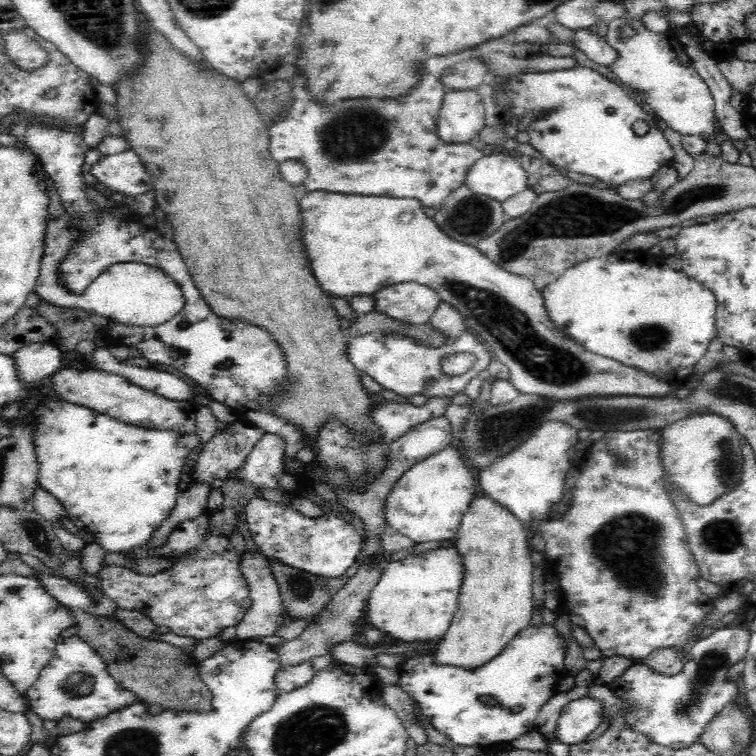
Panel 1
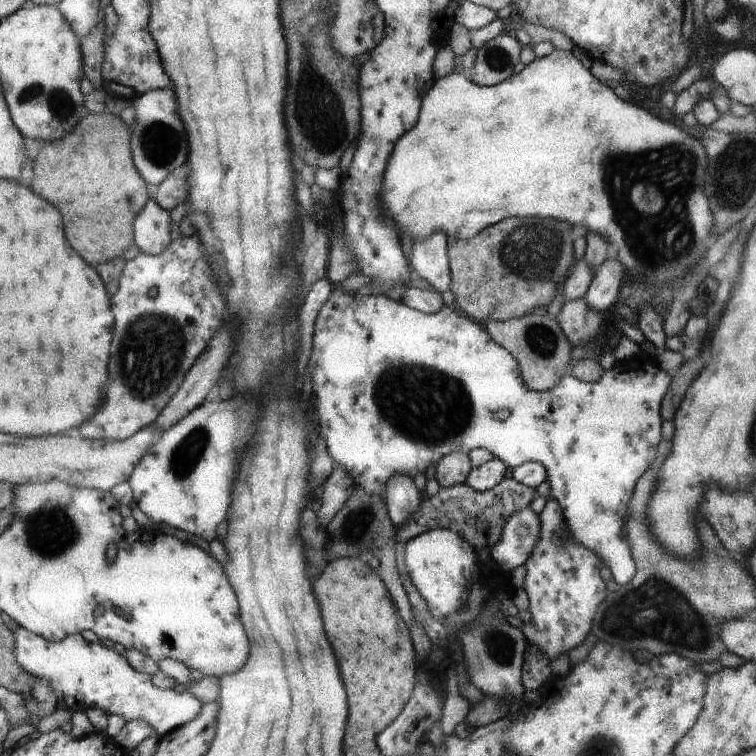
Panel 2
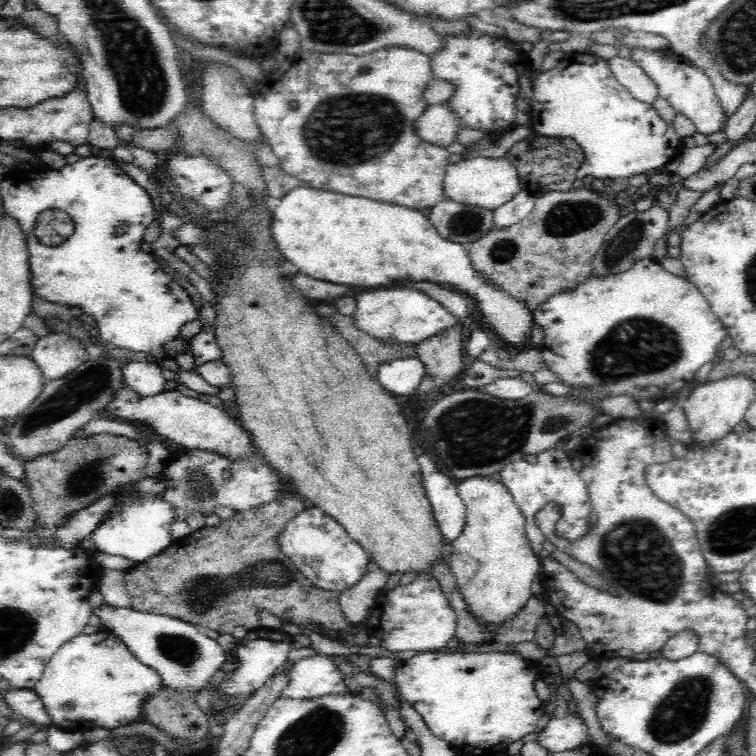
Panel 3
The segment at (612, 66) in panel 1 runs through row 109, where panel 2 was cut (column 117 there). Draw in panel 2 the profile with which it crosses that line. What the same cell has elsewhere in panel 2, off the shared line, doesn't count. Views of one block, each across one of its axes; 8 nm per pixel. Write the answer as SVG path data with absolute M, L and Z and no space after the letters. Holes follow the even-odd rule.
M24 627L18 628L15 636L17 637L16 653L20 664L30 674L40 676L47 684L52 684L52 688L56 690L62 702L61 706L77 712L80 716L84 716L90 709L99 709L101 712L106 712L108 716L122 715L130 722L147 720L154 725L157 732L165 735L194 722L202 714L204 703L197 696L189 692L180 693L178 690L158 688L153 675L136 670L124 654L108 648L106 644L100 644L100 641L88 642L82 634L77 634L68 636L62 642L50 642L44 636Z

